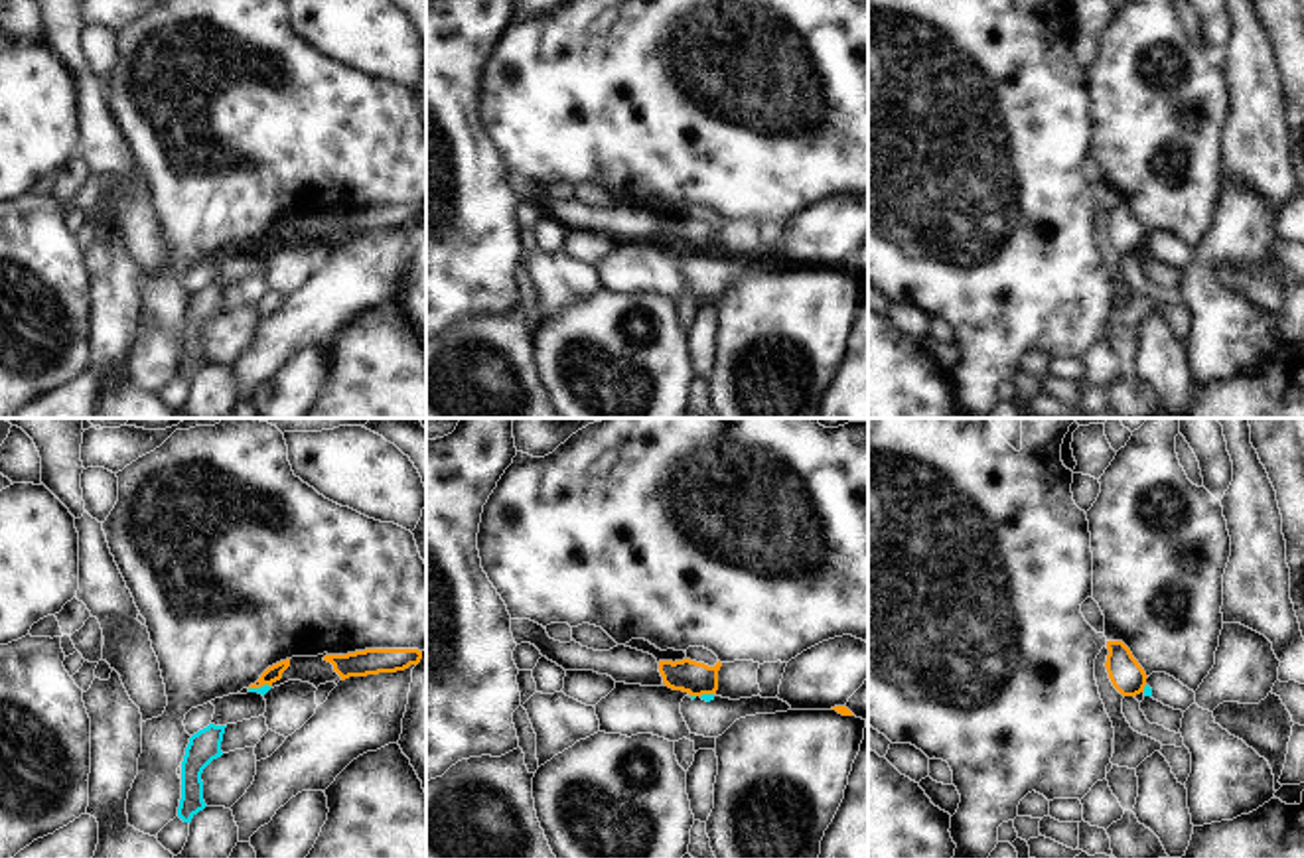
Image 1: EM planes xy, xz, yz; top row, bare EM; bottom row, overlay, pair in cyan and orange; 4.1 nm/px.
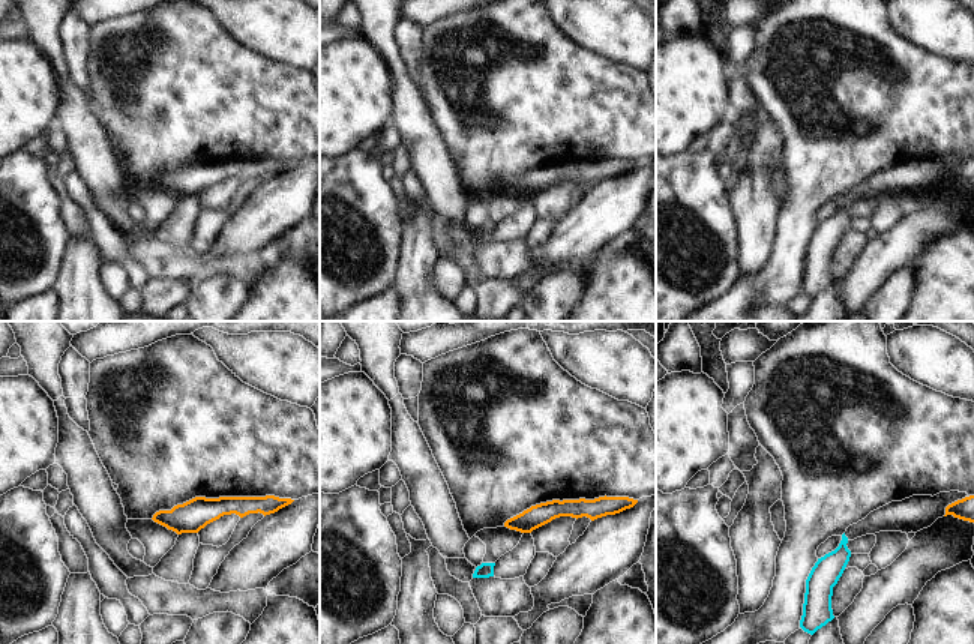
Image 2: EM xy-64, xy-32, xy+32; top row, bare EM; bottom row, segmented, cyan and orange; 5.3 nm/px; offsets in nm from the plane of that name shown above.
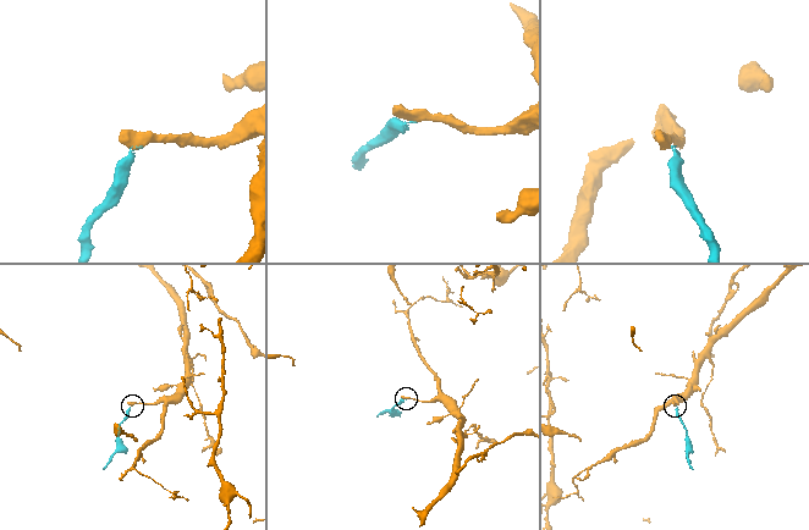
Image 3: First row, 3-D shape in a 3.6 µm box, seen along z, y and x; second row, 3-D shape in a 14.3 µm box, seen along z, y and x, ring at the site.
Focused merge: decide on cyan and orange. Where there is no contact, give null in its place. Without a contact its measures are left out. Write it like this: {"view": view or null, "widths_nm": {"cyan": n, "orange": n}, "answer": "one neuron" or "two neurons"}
{"view": "xy", "widths_nm": {"cyan": 40, "orange": 70}, "answer": "two neurons"}

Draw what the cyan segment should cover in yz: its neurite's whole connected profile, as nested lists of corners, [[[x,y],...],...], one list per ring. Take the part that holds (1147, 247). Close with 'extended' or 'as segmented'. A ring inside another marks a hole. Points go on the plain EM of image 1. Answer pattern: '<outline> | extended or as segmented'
[[[1152,231],[1146,237],[1144,254],[1182,270],[1195,260],[1195,250],[1166,231]]] | extended

